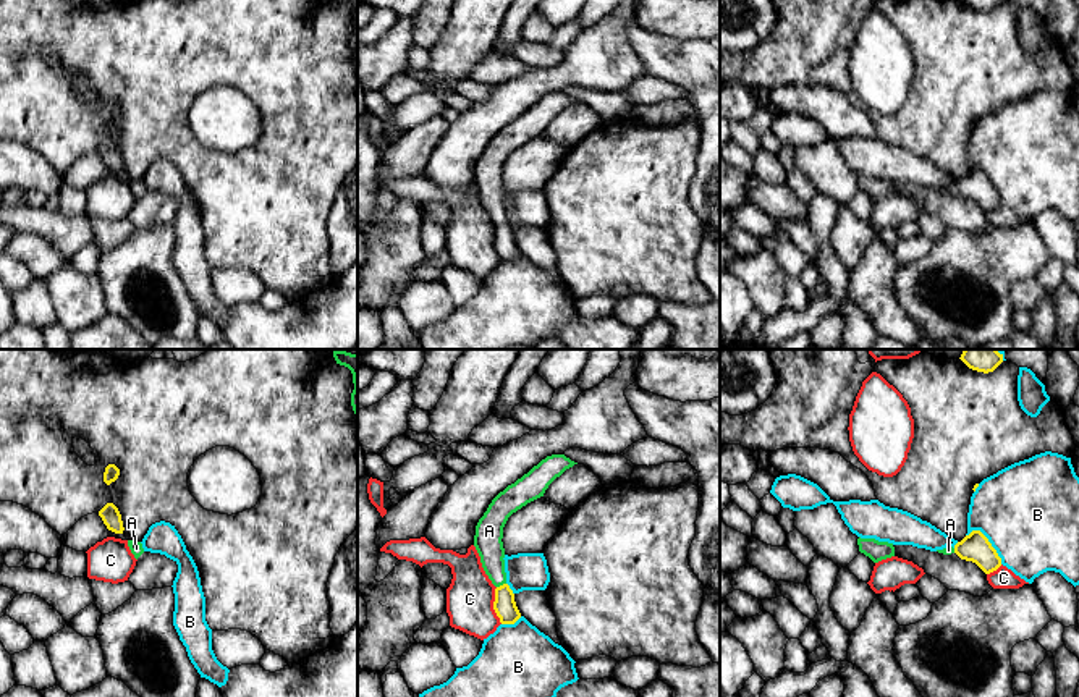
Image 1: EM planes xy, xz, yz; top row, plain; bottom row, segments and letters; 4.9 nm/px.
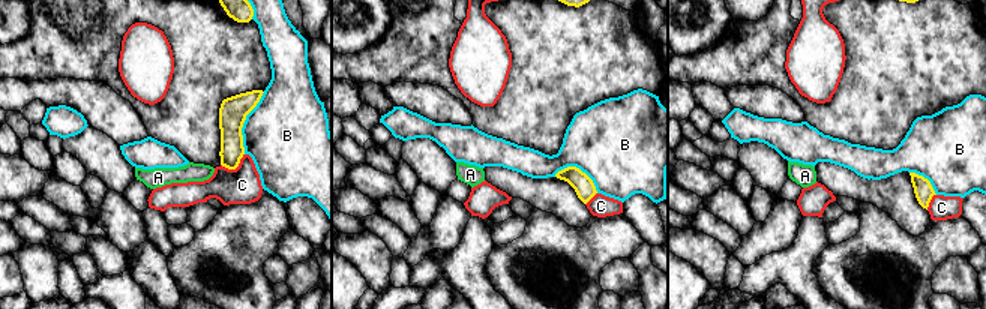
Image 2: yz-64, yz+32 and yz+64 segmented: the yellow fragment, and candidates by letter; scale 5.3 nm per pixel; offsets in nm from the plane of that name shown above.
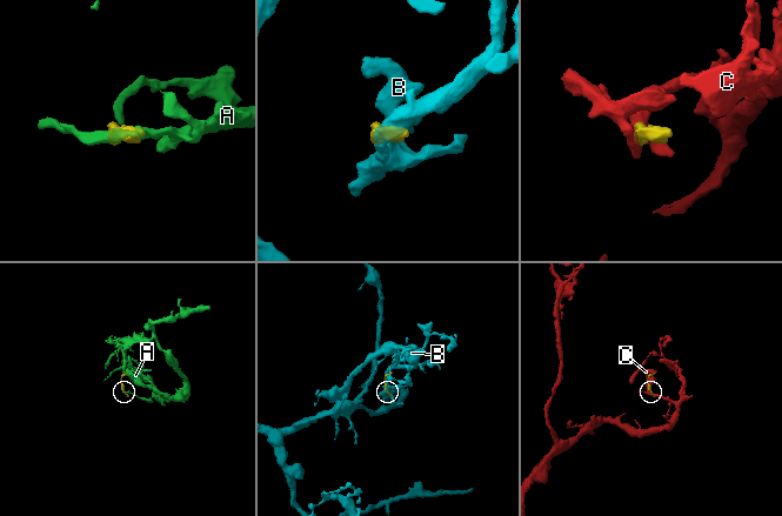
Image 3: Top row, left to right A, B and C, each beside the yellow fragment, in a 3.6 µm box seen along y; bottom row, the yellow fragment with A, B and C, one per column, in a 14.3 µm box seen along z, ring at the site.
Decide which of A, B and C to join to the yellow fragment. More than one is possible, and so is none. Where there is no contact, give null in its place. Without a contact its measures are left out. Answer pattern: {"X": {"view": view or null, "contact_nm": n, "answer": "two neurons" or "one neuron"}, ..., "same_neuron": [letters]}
{"A": {"view": "xz", "contact_nm": 50, "answer": "one neuron"}, "B": {"view": "yz", "contact_nm": 240, "answer": "two neurons"}, "C": {"view": "xz", "contact_nm": 190, "answer": "two neurons"}, "same_neuron": ["A"]}

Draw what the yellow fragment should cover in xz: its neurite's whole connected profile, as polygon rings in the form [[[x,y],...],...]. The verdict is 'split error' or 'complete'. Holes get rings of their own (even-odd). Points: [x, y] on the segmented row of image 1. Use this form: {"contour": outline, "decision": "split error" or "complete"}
{"contour": [[[565,454],[547,456],[527,474],[500,492],[476,526],[474,547],[485,574],[497,587],[493,610],[501,624],[514,624],[521,618],[514,594],[506,584],[505,548],[501,542],[503,527],[513,513],[544,496],[548,485],[574,464],[578,463]]], "decision": "split error"}

